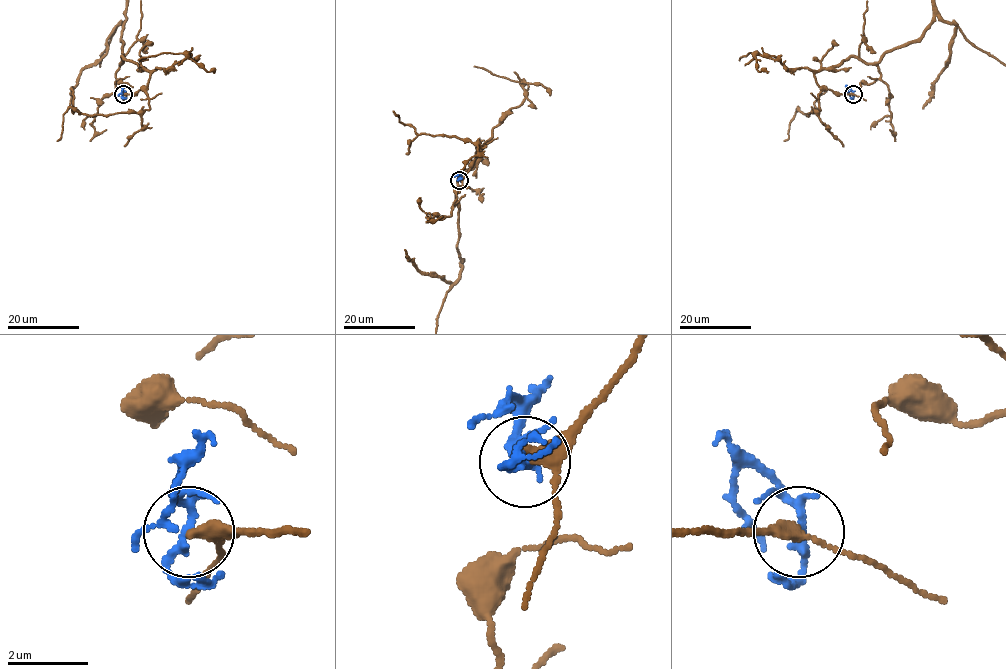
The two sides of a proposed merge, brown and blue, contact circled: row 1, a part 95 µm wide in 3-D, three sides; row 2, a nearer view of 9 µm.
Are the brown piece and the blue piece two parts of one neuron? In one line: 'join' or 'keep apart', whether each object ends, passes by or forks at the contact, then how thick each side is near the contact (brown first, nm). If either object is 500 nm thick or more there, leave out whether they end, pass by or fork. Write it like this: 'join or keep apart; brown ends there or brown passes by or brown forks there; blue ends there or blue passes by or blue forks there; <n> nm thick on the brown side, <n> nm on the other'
keep apart; brown passes by; blue passes by; 300 nm thick on the brown side, 200 nm on the other

